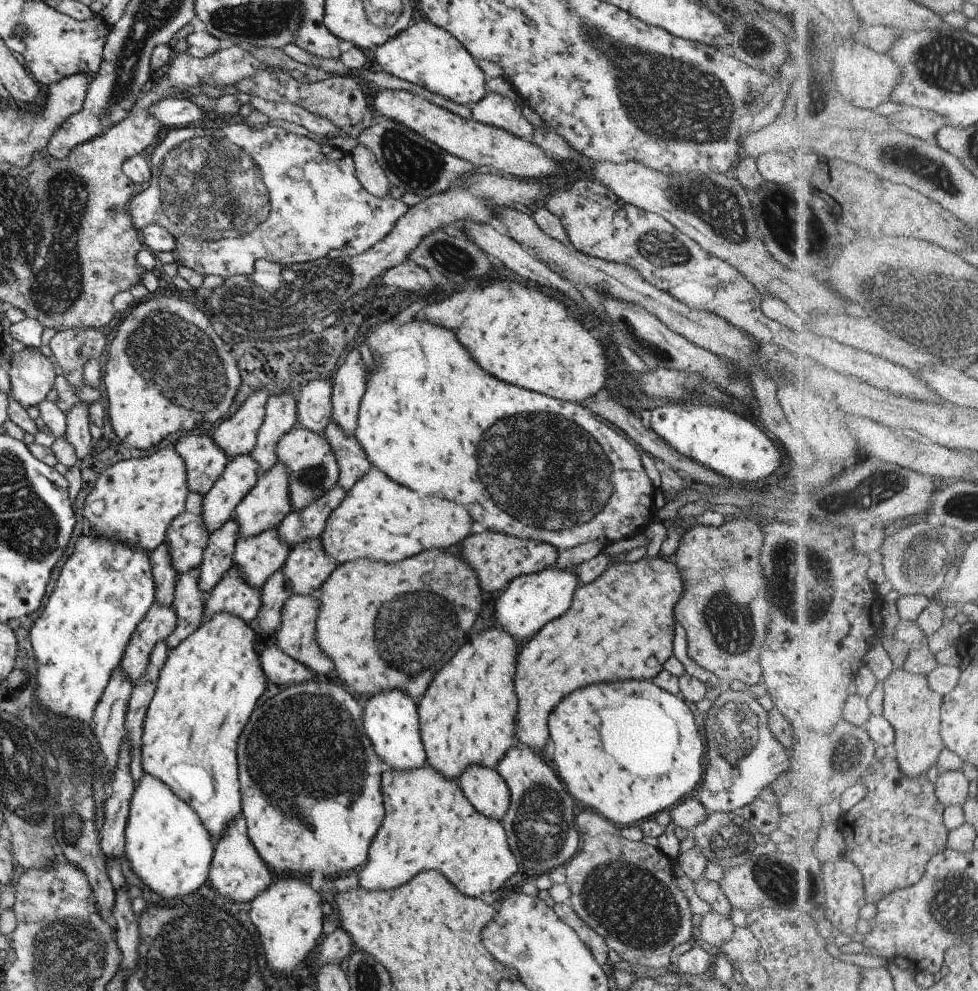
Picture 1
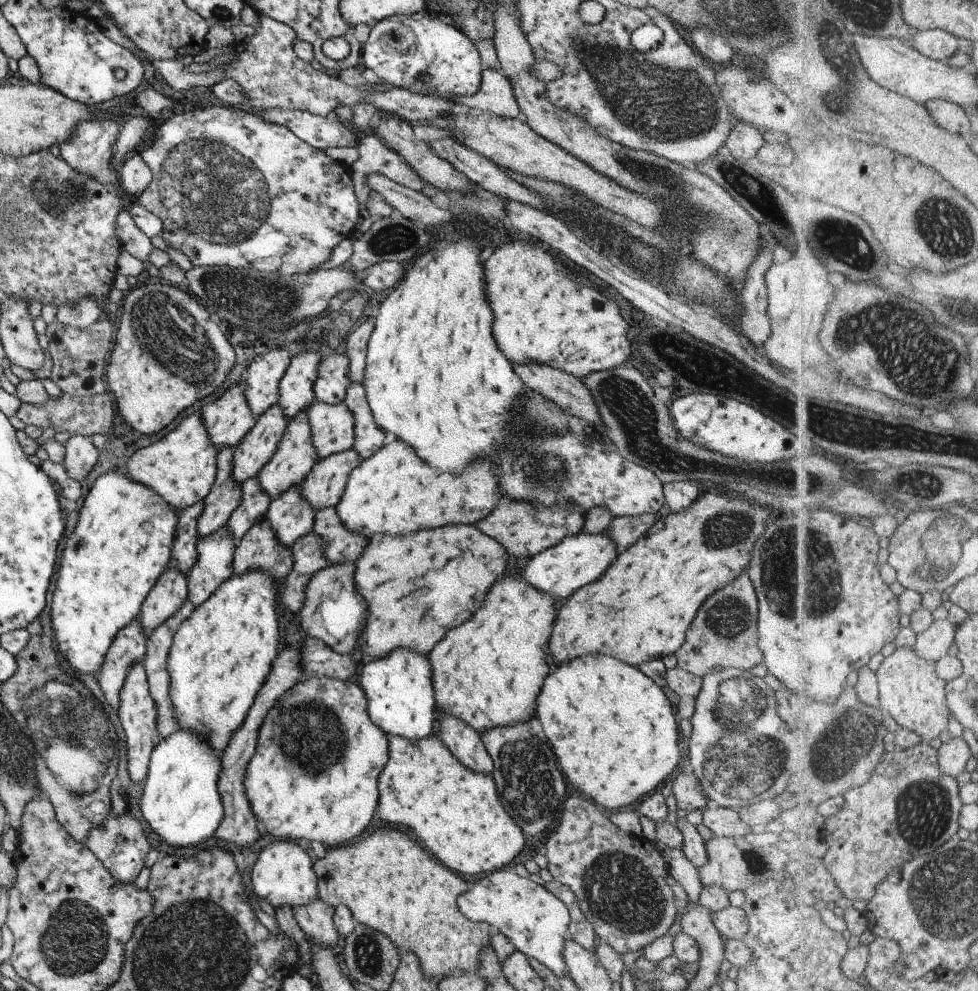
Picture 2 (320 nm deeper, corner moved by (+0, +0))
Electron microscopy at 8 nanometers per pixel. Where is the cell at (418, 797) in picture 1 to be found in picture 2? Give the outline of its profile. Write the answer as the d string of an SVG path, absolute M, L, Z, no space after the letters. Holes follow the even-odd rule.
M436 734L417 740L388 735L387 740L388 759L377 777L377 816L385 824L425 834L429 854L461 876L502 869L521 852L525 834L501 806L489 775L465 768Z

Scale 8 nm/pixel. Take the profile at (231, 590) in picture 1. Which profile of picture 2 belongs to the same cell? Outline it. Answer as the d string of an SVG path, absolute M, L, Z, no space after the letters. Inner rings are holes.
M265 518L253 523L235 542L232 576L249 569L267 571L279 583L292 567L290 547L283 546Z

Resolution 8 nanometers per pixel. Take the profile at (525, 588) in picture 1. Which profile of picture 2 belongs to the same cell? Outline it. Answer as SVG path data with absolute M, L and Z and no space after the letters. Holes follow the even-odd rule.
M608 529L601 534L589 534L581 530L573 536L562 538L555 546L547 547L526 560L521 578L537 590L552 596L558 605L577 588L595 582L616 556L616 546L609 536Z

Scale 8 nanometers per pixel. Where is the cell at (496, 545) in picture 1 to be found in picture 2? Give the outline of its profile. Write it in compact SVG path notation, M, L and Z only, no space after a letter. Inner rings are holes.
M503 495L489 514L477 524L477 528L495 539L507 554L528 560L534 554L555 546L562 538L583 530L585 512L577 505L568 503L518 501Z

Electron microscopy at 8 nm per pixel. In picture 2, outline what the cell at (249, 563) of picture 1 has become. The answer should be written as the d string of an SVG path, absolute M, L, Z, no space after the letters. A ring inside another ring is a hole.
M290 486L279 497L270 499L265 520L283 546L290 547L296 538L312 530L315 510L300 495L299 486Z

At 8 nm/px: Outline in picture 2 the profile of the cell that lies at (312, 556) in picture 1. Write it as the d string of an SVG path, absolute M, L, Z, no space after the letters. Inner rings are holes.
M335 507L316 510L312 531L324 541L324 557L329 563L355 562L364 550L369 538L350 531L337 516Z

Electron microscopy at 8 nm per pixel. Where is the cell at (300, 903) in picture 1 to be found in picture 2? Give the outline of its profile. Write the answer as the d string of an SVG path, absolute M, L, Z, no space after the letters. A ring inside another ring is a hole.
M275 839L257 852L251 868L250 882L253 897L265 898L273 908L282 904L288 904L290 908L303 906L315 897L318 898L312 859L291 839Z

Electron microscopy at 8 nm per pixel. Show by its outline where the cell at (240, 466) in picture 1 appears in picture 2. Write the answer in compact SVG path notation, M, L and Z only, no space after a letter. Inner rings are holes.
M273 403L255 419L255 424L232 452L231 474L238 485L245 479L255 477L273 456L287 421L277 403Z

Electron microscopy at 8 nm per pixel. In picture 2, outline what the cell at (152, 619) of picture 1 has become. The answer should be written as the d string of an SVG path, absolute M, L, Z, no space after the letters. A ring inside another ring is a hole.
M175 567L167 568L157 577L145 595L137 616L145 636L169 618L186 600L186 575Z

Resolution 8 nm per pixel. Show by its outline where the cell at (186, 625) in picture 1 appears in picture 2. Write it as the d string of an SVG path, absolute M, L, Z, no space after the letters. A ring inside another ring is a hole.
M221 527L199 538L194 546L197 558L186 575L186 600L194 608L207 600L226 578L232 576L235 540L228 528Z

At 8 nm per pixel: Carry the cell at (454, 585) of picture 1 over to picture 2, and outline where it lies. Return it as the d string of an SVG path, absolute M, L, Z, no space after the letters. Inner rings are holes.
M463 524L463 526L443 526L443 528L435 528L435 530L417 530L415 534L407 534L407 536L389 536L389 534L372 534L369 537L368 543L364 546L360 557L354 562L354 587L356 591L367 602L368 615L366 616L363 634L358 638L356 645L363 651L362 656L364 661L381 658L390 650L397 647L409 647L411 650L417 651L419 654L427 656L430 650L435 646L435 642L439 642L447 630L451 630L453 626L459 626L461 622L465 622L475 610L477 606L481 606L479 600L485 598L487 588L503 576L503 570L507 564L507 551L490 536L481 534L475 526L471 524Z

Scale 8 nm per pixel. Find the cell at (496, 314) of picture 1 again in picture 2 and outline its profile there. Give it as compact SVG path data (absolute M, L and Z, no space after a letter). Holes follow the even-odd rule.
M512 234L511 241L499 246L499 248L494 250L489 258L487 258L487 262L483 264L483 272L485 272L484 283L487 302L489 308L493 310L493 318L495 318L495 320L493 320L493 338L495 338L497 348L499 348L503 356L511 362L511 364L546 364L551 368L559 369L581 380L581 378L587 376L589 373L618 367L624 364L625 360L631 355L629 354L629 352L631 352L631 344L629 344L631 338L629 338L629 334L627 333L629 326L625 323L621 315L619 315L619 306L617 306L613 300L606 298L603 293L597 291L597 289L591 285L591 282L583 277L581 273L572 273L568 270L557 258L553 258L553 256L549 254L549 251L545 251L538 242L535 244L535 241L531 241L527 237Z

